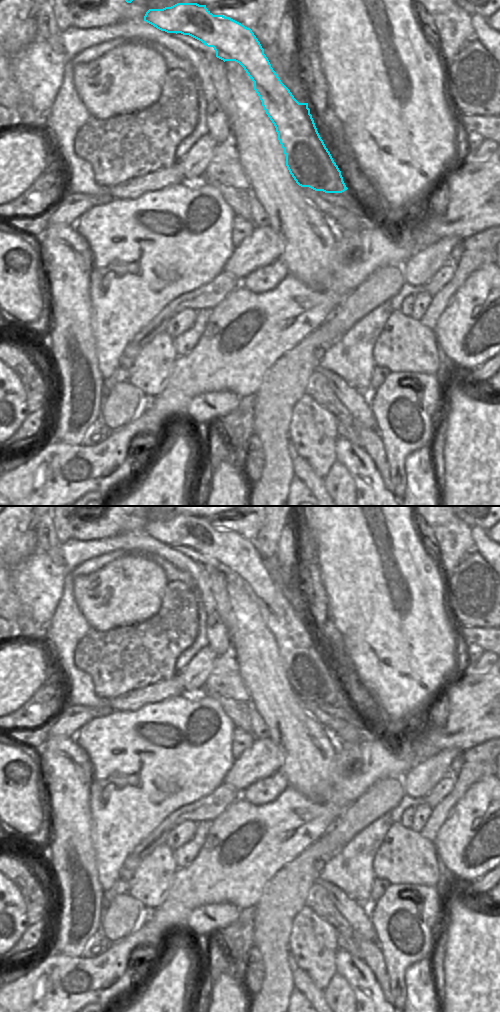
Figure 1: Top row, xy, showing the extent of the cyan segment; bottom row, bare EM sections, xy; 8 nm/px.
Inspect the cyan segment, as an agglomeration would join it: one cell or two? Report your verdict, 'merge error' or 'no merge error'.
merge error

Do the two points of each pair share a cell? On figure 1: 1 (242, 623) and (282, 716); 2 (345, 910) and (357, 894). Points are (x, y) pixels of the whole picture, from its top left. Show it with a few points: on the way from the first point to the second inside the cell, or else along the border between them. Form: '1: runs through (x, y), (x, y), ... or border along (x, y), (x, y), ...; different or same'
1: runs through (254, 646), (270, 693); same
2: border along (335, 885), (369, 917); different

